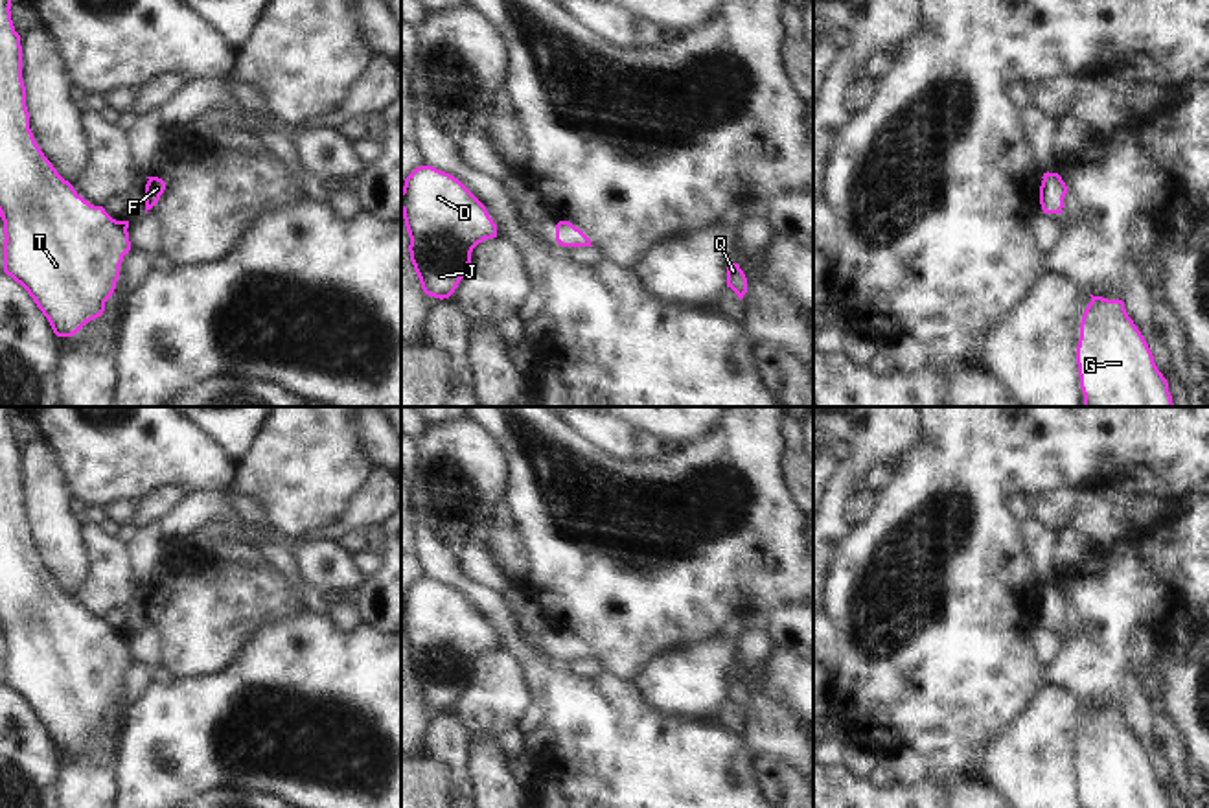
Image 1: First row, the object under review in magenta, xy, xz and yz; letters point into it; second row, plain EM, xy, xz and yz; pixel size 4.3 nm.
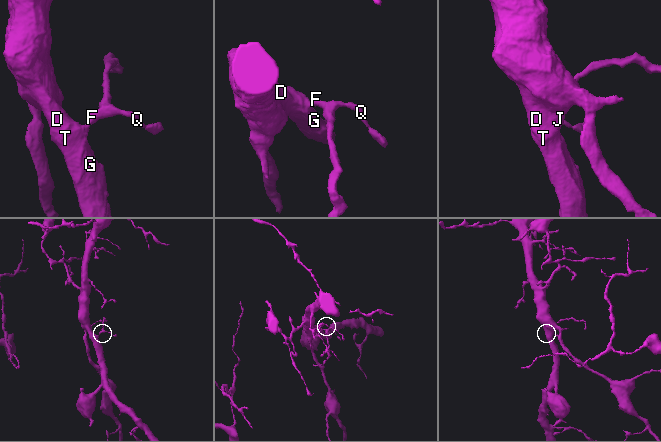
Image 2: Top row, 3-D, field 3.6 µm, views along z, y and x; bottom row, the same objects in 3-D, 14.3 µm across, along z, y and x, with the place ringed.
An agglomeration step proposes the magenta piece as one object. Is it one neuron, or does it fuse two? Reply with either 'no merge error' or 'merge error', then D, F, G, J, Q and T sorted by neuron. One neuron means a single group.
no merge error | D F G J Q T

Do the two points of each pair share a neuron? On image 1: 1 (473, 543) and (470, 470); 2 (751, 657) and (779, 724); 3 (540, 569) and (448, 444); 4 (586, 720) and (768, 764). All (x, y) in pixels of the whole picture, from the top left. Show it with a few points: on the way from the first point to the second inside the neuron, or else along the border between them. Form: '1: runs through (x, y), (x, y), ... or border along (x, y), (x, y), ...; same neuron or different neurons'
1: border along (483, 532), (473, 532), (457, 554); different neurons
2: runs through (751, 674), (757, 702), (762, 707); same neuron
3: border along (503, 455), (506, 464), (505, 499); different neurons
4: border along (755, 755), (753, 768), (759, 788); different neurons

